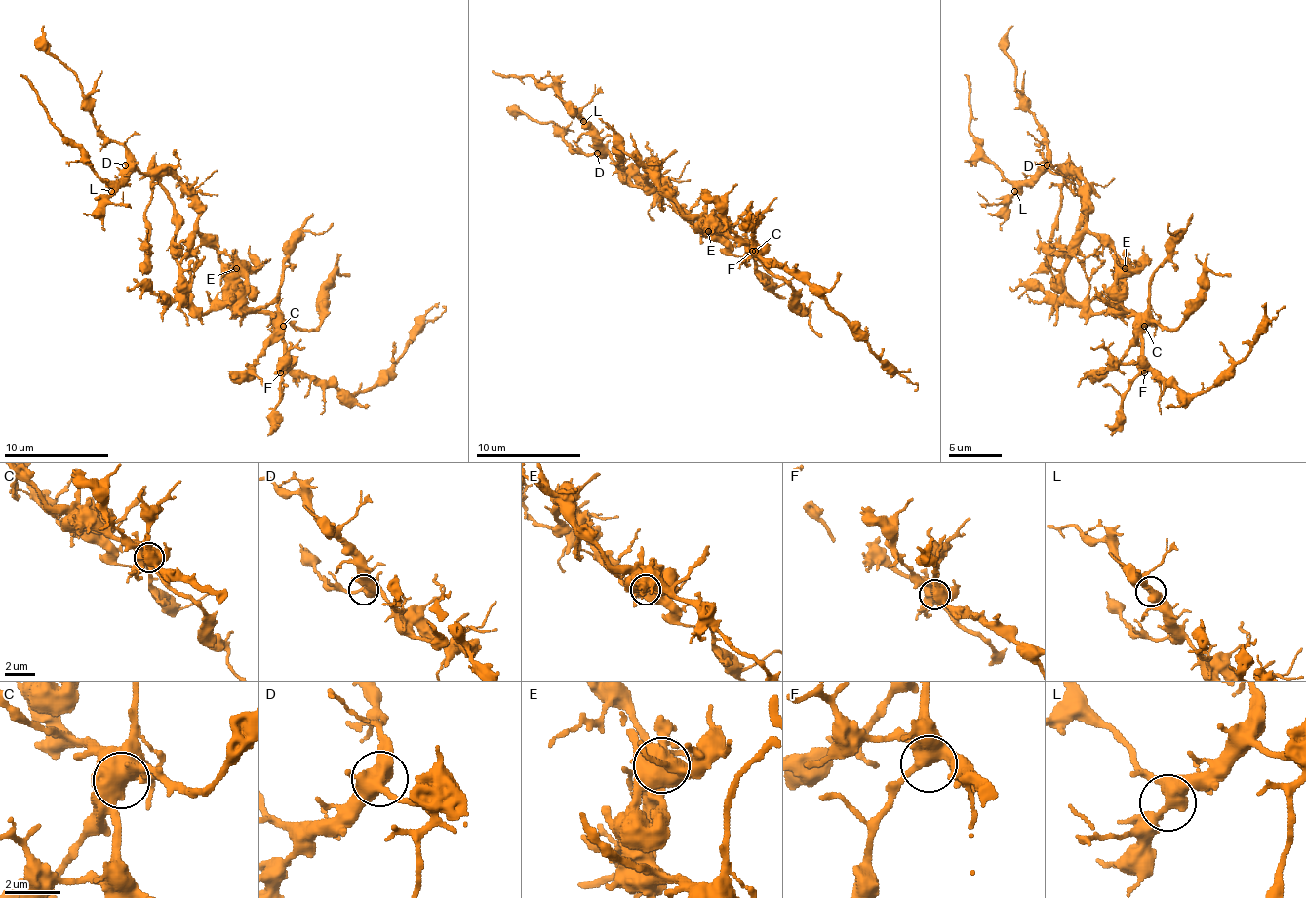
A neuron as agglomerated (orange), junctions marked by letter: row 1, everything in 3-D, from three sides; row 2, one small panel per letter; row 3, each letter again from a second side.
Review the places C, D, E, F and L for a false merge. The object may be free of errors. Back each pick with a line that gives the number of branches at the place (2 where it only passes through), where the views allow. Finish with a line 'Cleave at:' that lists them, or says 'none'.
E: 6
Cleave at: E

